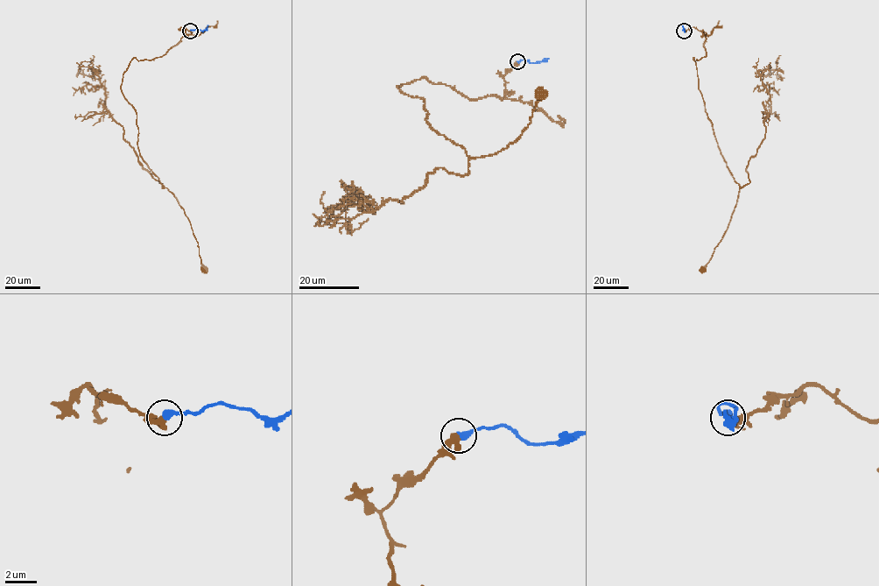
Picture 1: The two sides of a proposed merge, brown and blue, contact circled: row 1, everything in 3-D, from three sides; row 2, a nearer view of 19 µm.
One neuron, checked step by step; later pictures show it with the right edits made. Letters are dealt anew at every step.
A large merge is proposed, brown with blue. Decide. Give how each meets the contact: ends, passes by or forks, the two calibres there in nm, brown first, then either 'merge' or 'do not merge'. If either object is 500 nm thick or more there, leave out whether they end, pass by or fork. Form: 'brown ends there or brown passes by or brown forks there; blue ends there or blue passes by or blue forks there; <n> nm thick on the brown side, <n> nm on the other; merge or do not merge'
brown ends there; blue ends there; 360 nm thick on the brown side, 400 nm on the other; merge

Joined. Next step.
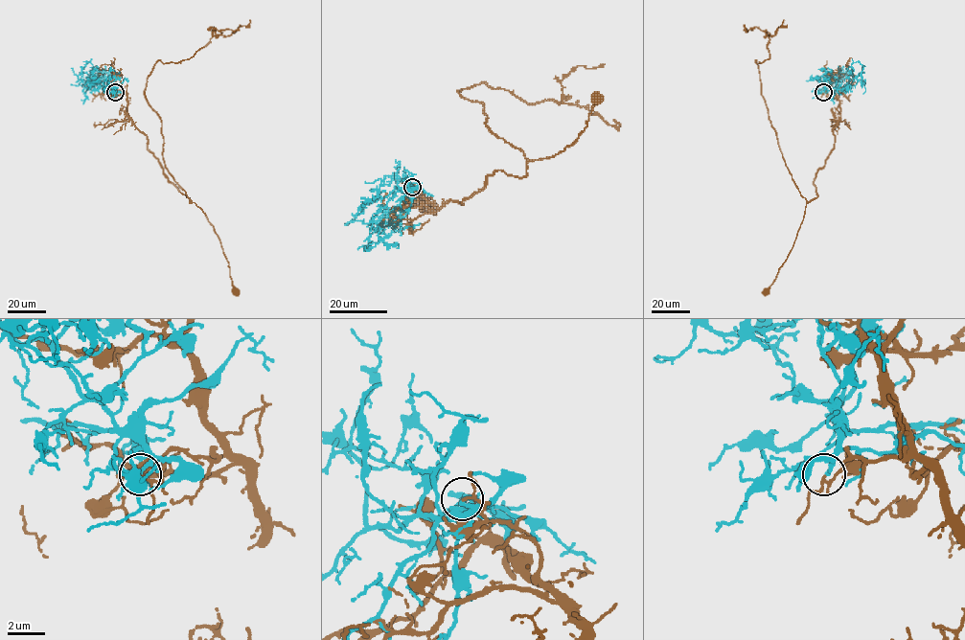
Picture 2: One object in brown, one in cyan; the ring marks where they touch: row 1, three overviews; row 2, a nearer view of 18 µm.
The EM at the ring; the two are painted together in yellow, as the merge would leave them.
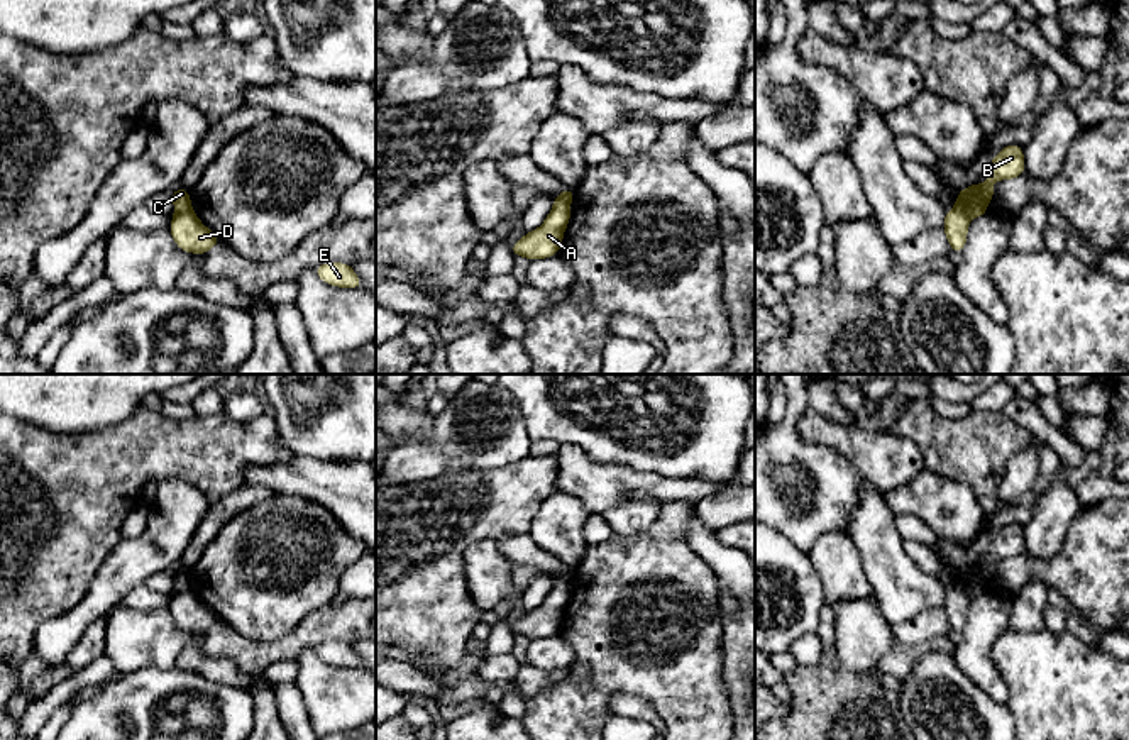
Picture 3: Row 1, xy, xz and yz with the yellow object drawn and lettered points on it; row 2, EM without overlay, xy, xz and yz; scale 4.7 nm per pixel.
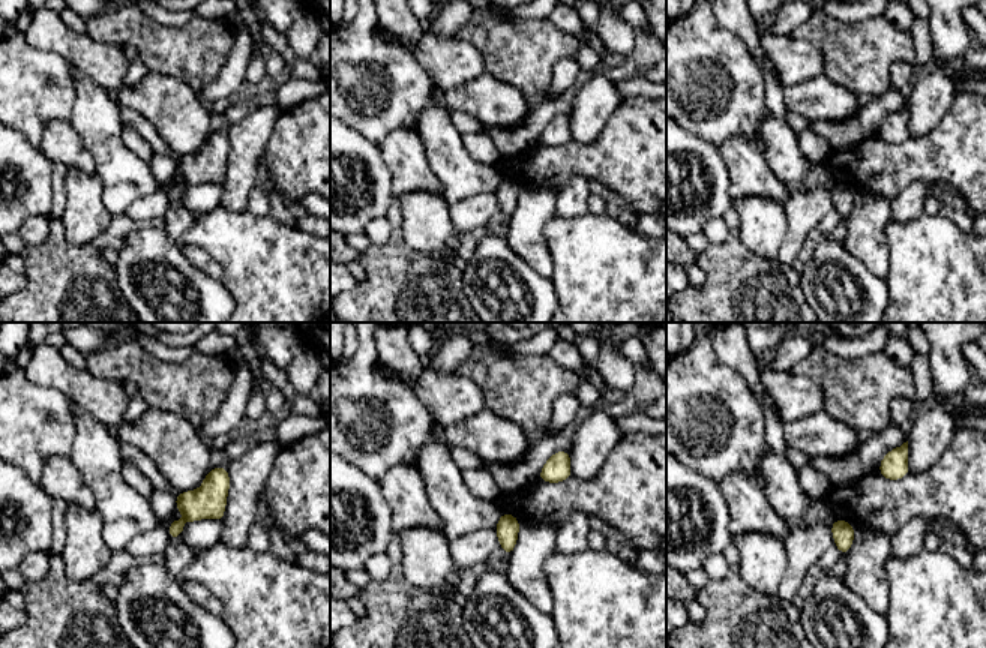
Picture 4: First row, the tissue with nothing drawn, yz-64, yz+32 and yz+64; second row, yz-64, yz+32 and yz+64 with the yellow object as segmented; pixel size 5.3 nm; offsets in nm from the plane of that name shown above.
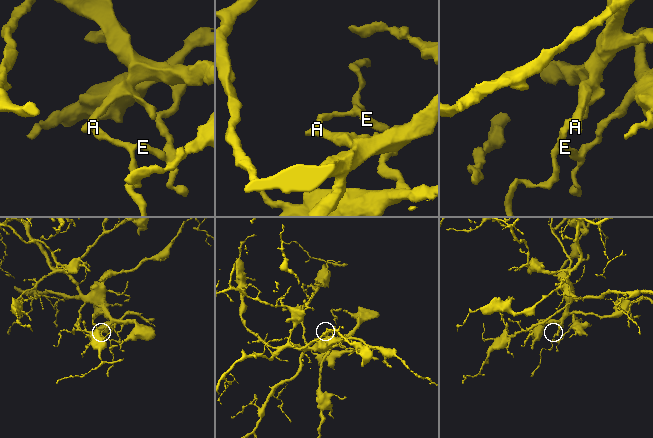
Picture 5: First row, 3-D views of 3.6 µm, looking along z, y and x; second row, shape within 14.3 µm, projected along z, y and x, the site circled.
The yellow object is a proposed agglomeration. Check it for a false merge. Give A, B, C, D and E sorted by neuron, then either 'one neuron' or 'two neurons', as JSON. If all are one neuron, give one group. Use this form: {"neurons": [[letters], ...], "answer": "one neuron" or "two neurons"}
{"neurons": [["A", "B", "C"], ["D", "E"]], "answer": "two neurons"}

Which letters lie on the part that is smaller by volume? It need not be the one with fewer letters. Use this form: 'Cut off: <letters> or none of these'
Cut off: D, E

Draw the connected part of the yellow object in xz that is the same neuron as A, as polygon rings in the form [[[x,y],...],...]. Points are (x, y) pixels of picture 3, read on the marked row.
[[[557,196],[545,222],[533,232],[525,234],[518,242],[511,246],[513,256],[523,256],[530,261],[535,261],[559,254],[569,222],[570,202]]]

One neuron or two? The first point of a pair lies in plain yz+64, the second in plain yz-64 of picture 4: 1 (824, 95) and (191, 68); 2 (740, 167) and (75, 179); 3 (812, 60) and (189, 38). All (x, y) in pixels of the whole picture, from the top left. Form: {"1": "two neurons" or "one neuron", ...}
{"1": "two neurons", "2": "two neurons", "3": "two neurons"}

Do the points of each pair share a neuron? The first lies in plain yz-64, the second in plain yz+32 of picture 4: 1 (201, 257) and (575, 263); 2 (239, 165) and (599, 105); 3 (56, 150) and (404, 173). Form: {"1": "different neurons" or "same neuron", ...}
{"1": "different neurons", "2": "same neuron", "3": "same neuron"}

